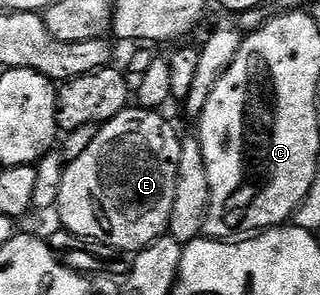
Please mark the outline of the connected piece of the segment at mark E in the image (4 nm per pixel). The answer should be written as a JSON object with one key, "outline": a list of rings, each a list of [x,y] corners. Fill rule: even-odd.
{"outline":[[[128,107],[120,111],[111,121],[99,128],[96,139],[88,143],[84,155],[80,155],[75,161],[69,162],[64,171],[64,179],[60,183],[60,195],[56,206],[56,214],[62,220],[61,228],[68,233],[74,233],[77,237],[85,237],[87,241],[93,241],[99,245],[105,245],[107,250],[123,249],[129,255],[148,249],[155,239],[163,236],[170,228],[170,216],[172,215],[173,200],[176,199],[177,173],[180,171],[181,143],[180,133],[174,130],[174,125],[166,117],[161,117],[161,112],[141,107]]]}

